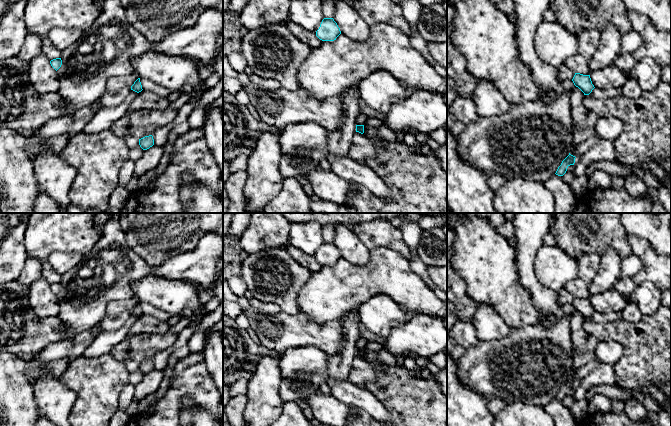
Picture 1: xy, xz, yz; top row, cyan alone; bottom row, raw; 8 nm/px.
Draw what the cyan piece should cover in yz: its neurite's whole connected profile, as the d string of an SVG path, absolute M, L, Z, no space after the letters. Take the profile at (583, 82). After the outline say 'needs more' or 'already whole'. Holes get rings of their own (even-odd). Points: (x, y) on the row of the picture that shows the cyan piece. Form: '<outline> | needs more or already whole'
M575 73L572 81L574 85L584 93L584 95L589 95L595 88L594 85L592 84L590 75Z | already whole

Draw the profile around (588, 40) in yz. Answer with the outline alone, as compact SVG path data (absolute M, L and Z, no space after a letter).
M597 29L581 31L577 35L578 51L564 64L574 73L590 75L589 61L598 48L601 32Z

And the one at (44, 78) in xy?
M40 54L28 63L28 76L33 89L39 94L58 92L59 77L50 60Z

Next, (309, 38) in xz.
M291 21L288 22L287 27L298 40L310 46L311 49L318 48L323 42L316 36L316 31L310 32Z

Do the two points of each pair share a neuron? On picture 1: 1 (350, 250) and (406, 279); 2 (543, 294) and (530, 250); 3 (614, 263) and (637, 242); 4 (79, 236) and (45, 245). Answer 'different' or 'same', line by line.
1: different
2: same
3: different
4: same

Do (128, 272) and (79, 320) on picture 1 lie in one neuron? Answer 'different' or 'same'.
same

